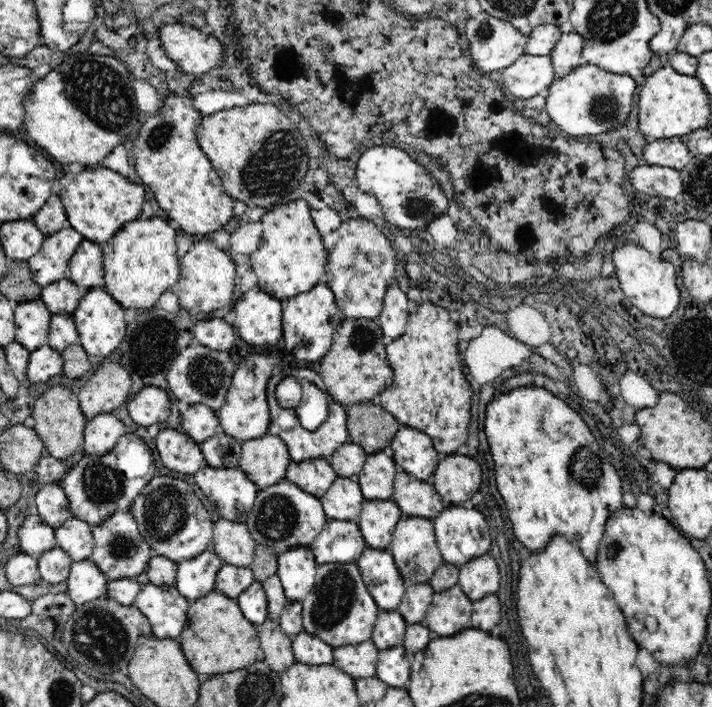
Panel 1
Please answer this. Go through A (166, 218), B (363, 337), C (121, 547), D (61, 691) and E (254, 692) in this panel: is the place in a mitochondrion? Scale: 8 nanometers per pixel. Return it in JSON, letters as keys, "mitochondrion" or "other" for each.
{"A":"other","B":"mitochondrion","C":"mitochondrion","D":"mitochondrion","E":"mitochondrion"}

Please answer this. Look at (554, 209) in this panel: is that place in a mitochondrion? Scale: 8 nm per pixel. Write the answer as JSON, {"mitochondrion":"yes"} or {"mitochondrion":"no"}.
{"mitochondrion":"no"}

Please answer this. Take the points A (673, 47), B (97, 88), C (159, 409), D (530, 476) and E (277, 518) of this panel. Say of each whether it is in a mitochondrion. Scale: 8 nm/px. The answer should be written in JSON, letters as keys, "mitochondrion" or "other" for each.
{"A":"other","B":"mitochondrion","C":"other","D":"other","E":"mitochondrion"}

